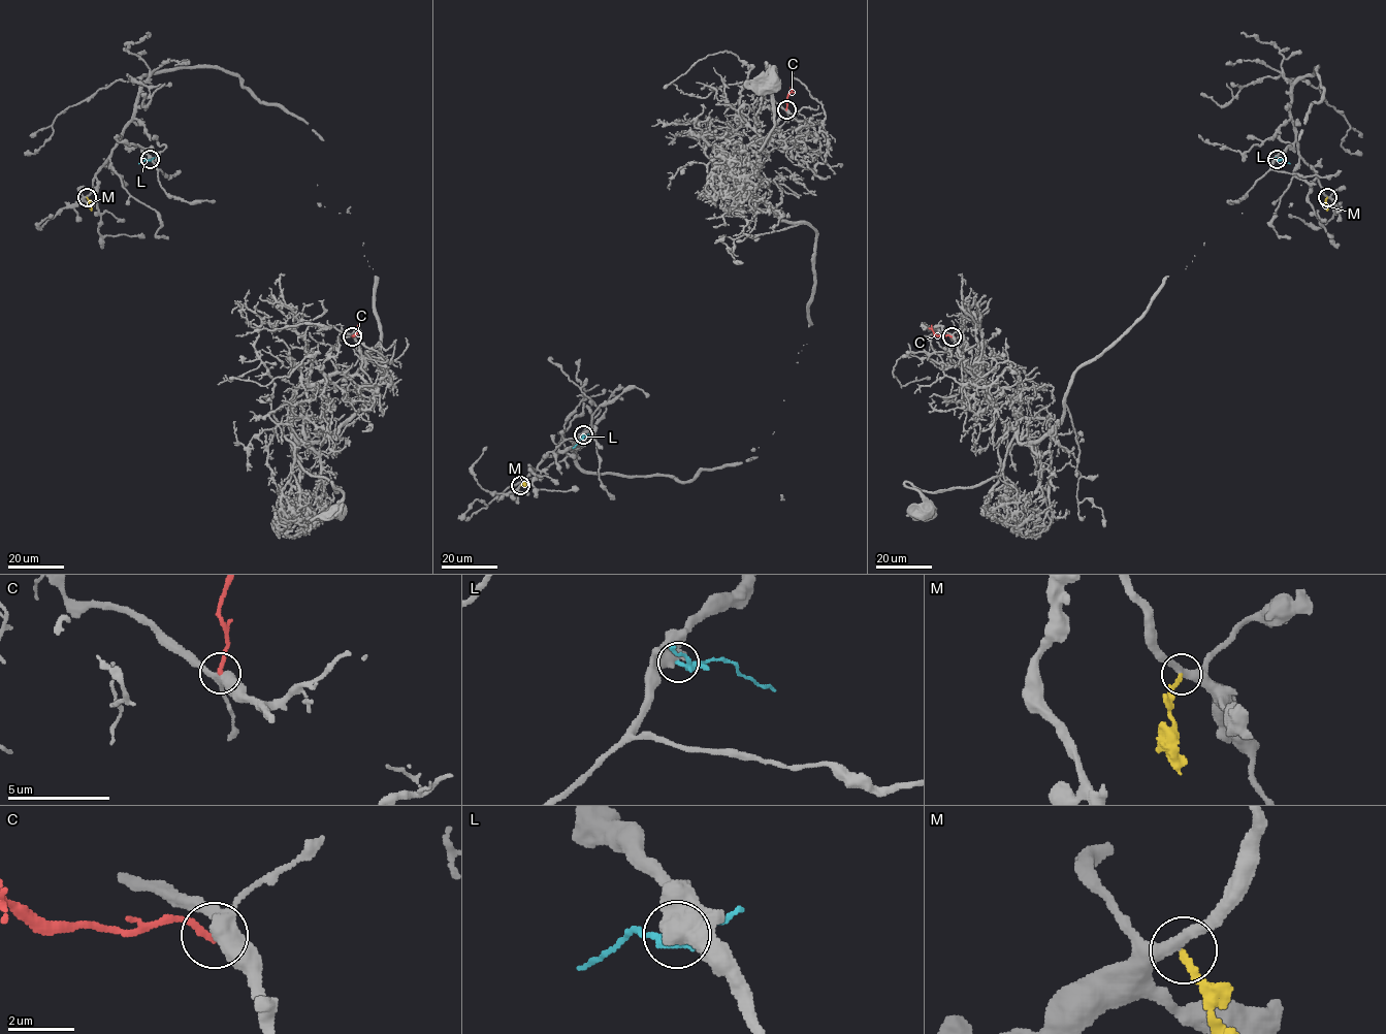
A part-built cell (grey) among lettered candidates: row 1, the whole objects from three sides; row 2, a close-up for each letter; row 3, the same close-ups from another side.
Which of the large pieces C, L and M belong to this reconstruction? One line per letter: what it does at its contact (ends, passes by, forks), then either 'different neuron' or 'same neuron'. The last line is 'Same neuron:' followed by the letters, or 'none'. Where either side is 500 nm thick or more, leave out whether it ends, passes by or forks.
C: it ends there; different neuron
L: different neuron
M: it ends there; different neuron
Same neuron: none

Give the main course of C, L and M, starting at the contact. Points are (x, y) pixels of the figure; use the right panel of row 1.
C: (952, 336), (937, 335), (931, 325)
L: (1277, 159), (1290, 163)
M: (1327, 197), (1327, 211)

